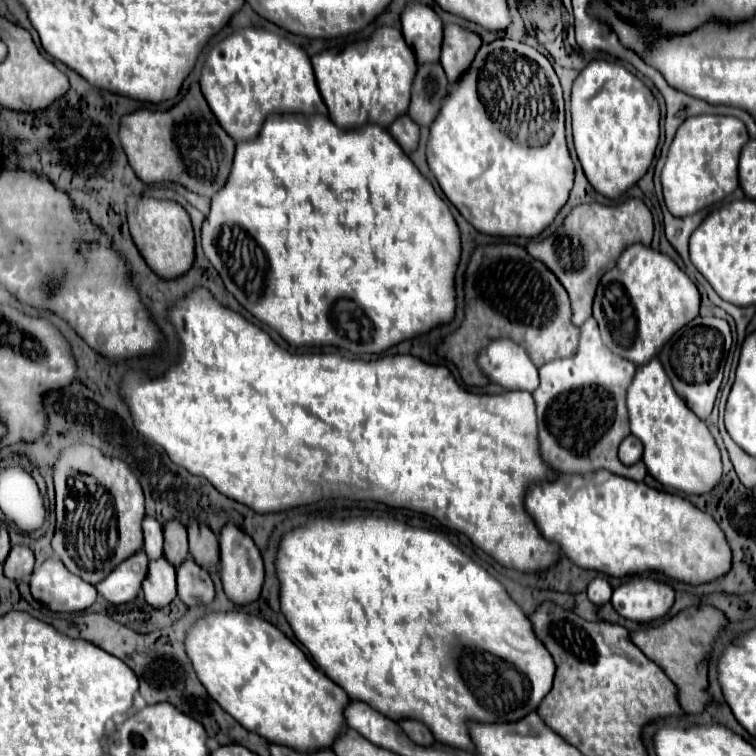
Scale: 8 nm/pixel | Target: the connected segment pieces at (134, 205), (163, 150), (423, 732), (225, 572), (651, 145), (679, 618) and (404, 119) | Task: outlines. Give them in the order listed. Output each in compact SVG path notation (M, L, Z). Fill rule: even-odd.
M128 196L128 228L132 240L146 260L146 264L162 278L182 276L194 262L194 232L190 216L174 200L140 202L136 196Z
M192 82L186 96L170 110L136 110L124 116L124 120L120 120L120 144L142 182L176 180L188 190L208 198L224 186L236 146L206 104L198 82Z
M404 718L404 720L398 720L402 730L408 734L408 738L420 746L430 746L434 742L434 736L432 732L426 728L426 724L418 722L418 720L412 720L412 718Z
M228 522L220 530L218 544L220 544L220 578L226 596L234 604L248 604L256 600L256 594L260 594L262 580L264 580L264 566L262 566L260 550L252 542L252 538L246 532L242 532L238 526Z
M592 60L572 84L570 112L574 148L588 182L606 198L622 196L646 174L660 140L660 106L650 88L622 64Z
M690 606L680 610L676 616L672 616L670 620L658 624L658 626L650 626L644 630L634 630L632 642L652 660L656 662L666 676L676 684L678 688L678 704L682 706L682 710L696 714L704 708L708 694L708 680L706 680L706 672L700 672L700 664L704 660L704 656L710 652L710 642L716 638L718 630L726 626L726 616L712 608L712 606Z
M402 114L394 120L394 124L388 128L388 132L392 134L392 138L402 146L402 150L406 154L410 154L412 150L416 150L416 144L418 144L418 124L414 124L410 120L408 114Z

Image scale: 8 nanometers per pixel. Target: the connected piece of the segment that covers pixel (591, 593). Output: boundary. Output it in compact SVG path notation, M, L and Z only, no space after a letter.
M594 578L590 584L588 584L588 598L594 602L594 604L604 604L608 602L612 596L612 586L608 584L608 580L604 578Z

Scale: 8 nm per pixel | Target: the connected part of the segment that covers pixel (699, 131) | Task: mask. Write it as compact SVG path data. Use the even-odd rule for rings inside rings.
M700 114L684 120L670 144L668 158L660 174L664 202L672 216L694 214L732 194L738 188L738 156L746 142L746 126L734 116Z

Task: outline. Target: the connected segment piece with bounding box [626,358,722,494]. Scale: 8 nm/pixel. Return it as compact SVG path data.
M652 358L648 364L636 368L634 380L628 386L626 406L630 430L644 444L642 462L662 486L686 494L704 494L720 482L722 466L714 438L708 426L676 396L672 384L668 384L668 376L664 376L664 368L660 368L660 360Z

